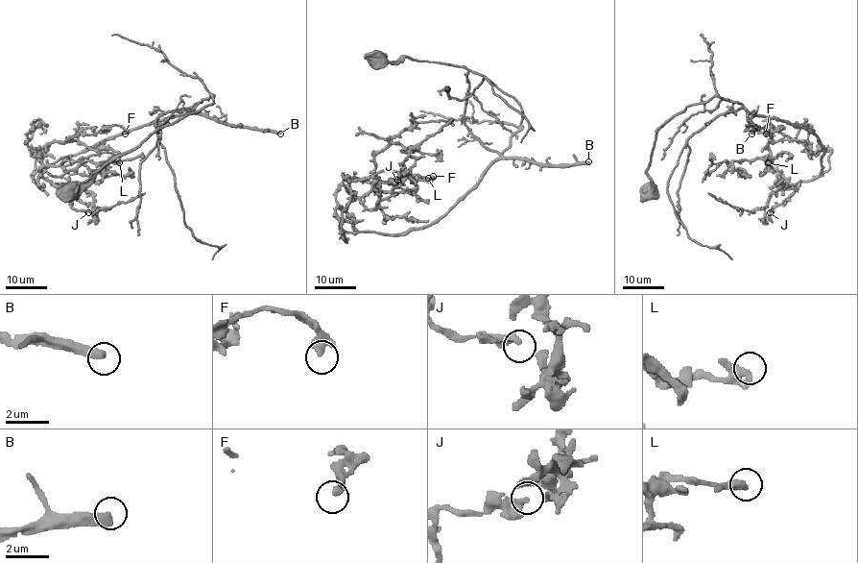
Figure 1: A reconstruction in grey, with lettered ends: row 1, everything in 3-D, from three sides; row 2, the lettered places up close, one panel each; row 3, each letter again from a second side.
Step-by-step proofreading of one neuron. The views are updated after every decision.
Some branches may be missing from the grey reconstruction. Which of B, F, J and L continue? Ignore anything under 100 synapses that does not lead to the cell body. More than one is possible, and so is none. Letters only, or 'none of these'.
B

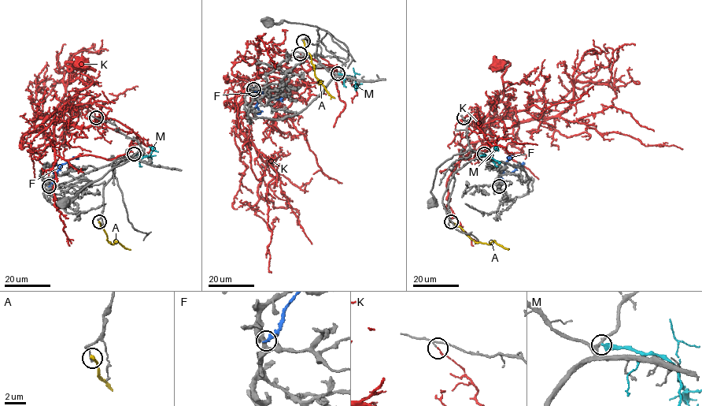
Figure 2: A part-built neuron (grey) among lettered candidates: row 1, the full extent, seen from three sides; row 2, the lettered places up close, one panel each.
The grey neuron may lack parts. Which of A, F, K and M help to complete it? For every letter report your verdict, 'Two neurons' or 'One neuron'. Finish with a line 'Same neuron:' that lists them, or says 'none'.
A: Two neurons
F: Two neurons
K: Two neurons
M: Two neurons
Same neuron: none

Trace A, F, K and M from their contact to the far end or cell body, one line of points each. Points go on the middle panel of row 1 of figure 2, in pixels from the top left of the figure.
A: (303, 41), (311, 56), (314, 75), (335, 98)
F: (253, 89), (282, 102)
K: (300, 54), (311, 68), (264, 72), (245, 89), (238, 124), (269, 163), (258, 195), (295, 208), (299, 225)
M: (338, 73), (352, 76), (356, 87), (360, 87)

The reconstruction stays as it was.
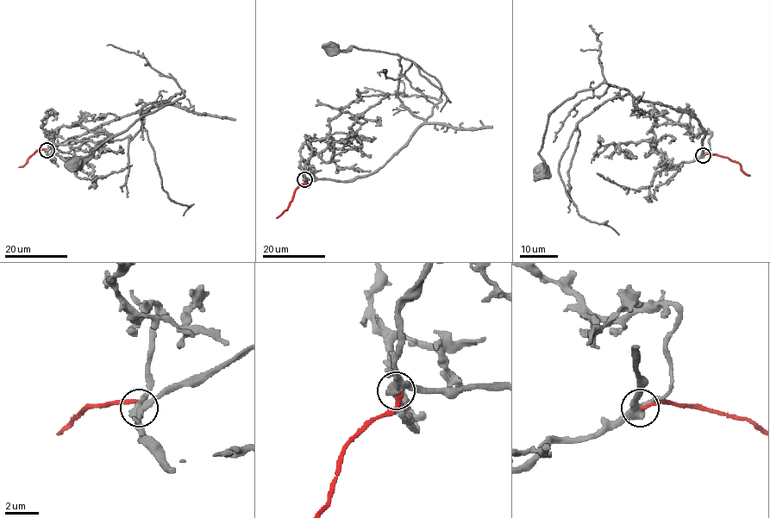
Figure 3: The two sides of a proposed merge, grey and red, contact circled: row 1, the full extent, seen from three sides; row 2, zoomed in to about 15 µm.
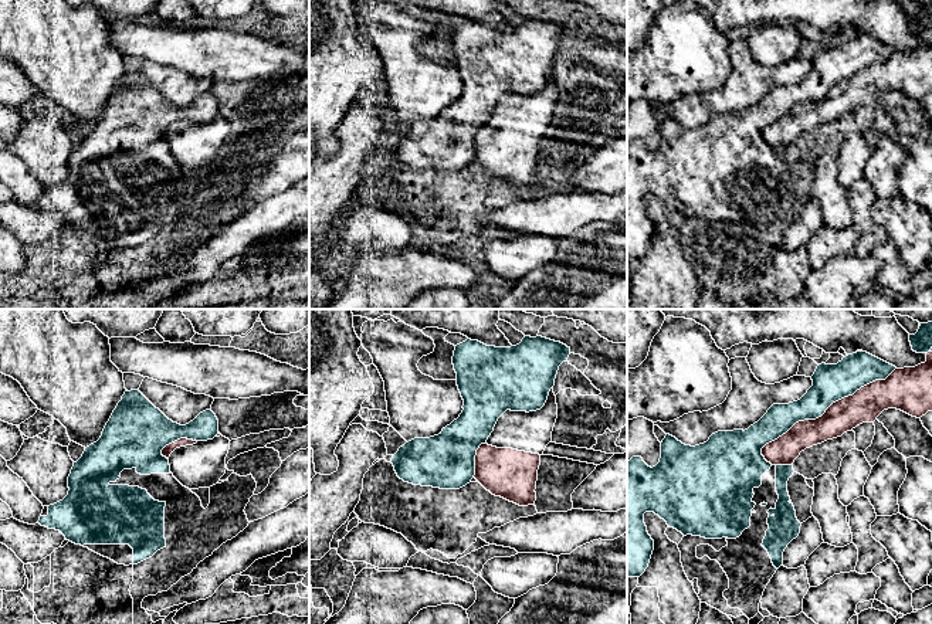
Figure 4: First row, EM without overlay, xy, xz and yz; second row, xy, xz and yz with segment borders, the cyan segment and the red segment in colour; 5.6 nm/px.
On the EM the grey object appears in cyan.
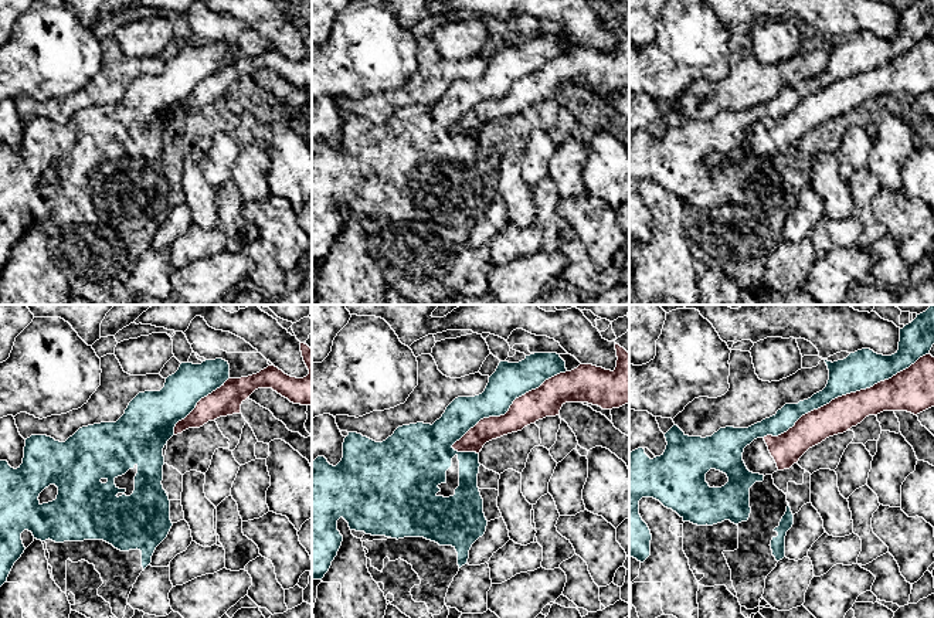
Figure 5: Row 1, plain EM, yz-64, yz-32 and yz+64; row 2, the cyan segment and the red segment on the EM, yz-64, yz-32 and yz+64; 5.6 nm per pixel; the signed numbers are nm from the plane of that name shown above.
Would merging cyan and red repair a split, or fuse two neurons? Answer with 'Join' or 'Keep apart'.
Keep apart

